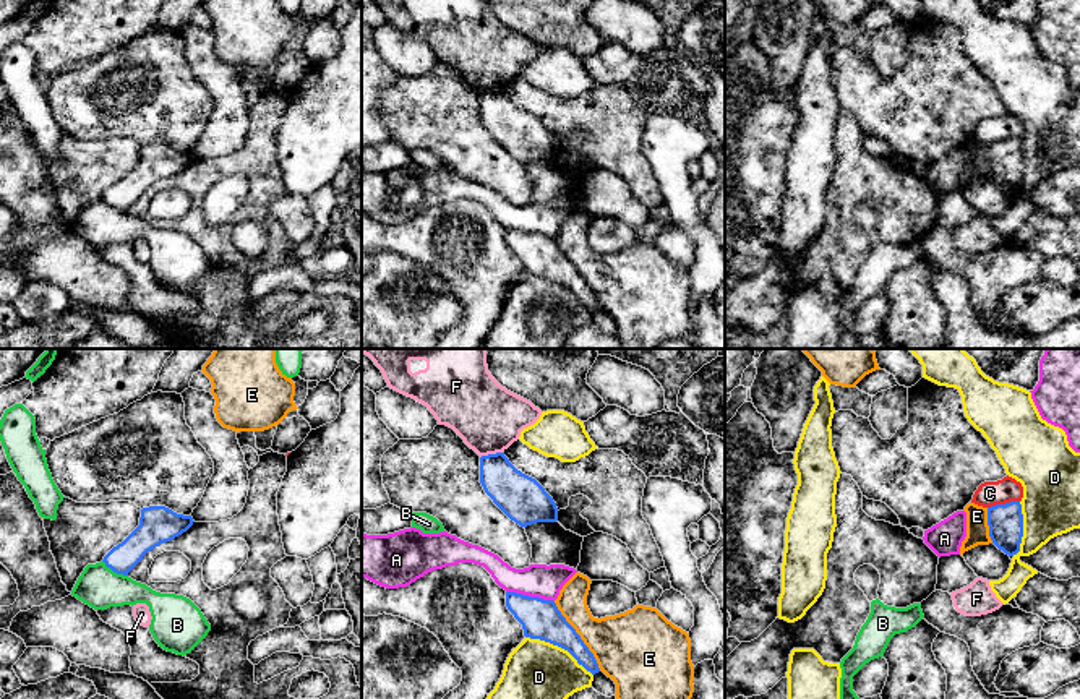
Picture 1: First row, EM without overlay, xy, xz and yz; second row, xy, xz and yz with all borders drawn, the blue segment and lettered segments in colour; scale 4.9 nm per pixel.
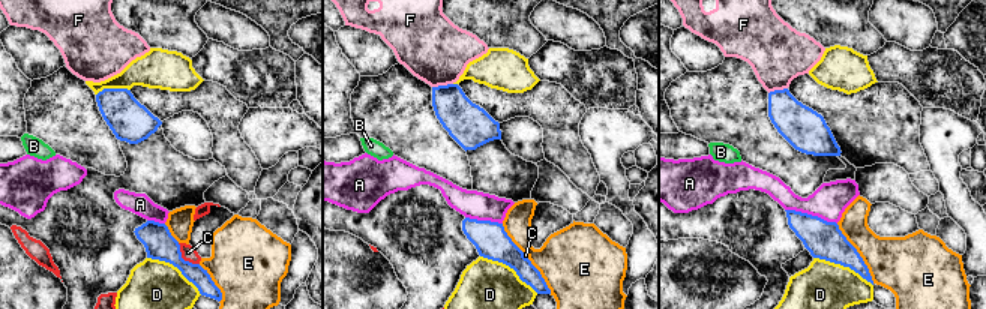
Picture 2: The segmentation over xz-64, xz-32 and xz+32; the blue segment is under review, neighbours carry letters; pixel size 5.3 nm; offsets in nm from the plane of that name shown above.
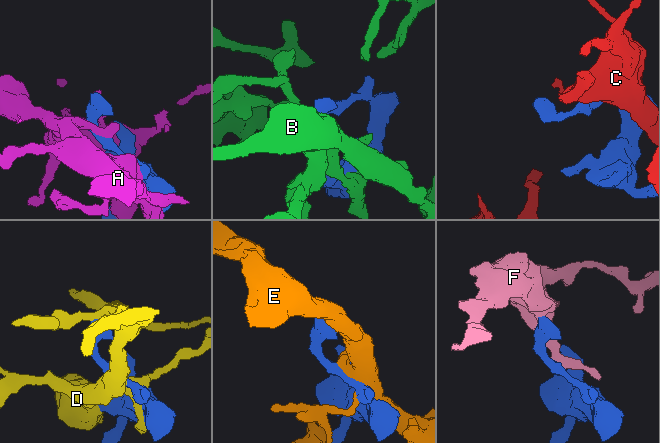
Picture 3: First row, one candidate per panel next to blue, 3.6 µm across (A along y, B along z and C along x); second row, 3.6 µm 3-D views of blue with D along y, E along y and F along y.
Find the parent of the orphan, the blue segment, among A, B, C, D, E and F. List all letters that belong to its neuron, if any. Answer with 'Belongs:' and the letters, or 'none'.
Belongs: none

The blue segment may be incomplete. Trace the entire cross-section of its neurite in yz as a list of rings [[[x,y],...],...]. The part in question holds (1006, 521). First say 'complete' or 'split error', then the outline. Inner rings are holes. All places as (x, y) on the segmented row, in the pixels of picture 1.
complete | [[[1020,501],[988,508],[988,525],[992,543],[1005,555],[1020,551],[1023,537],[1023,514]]]

